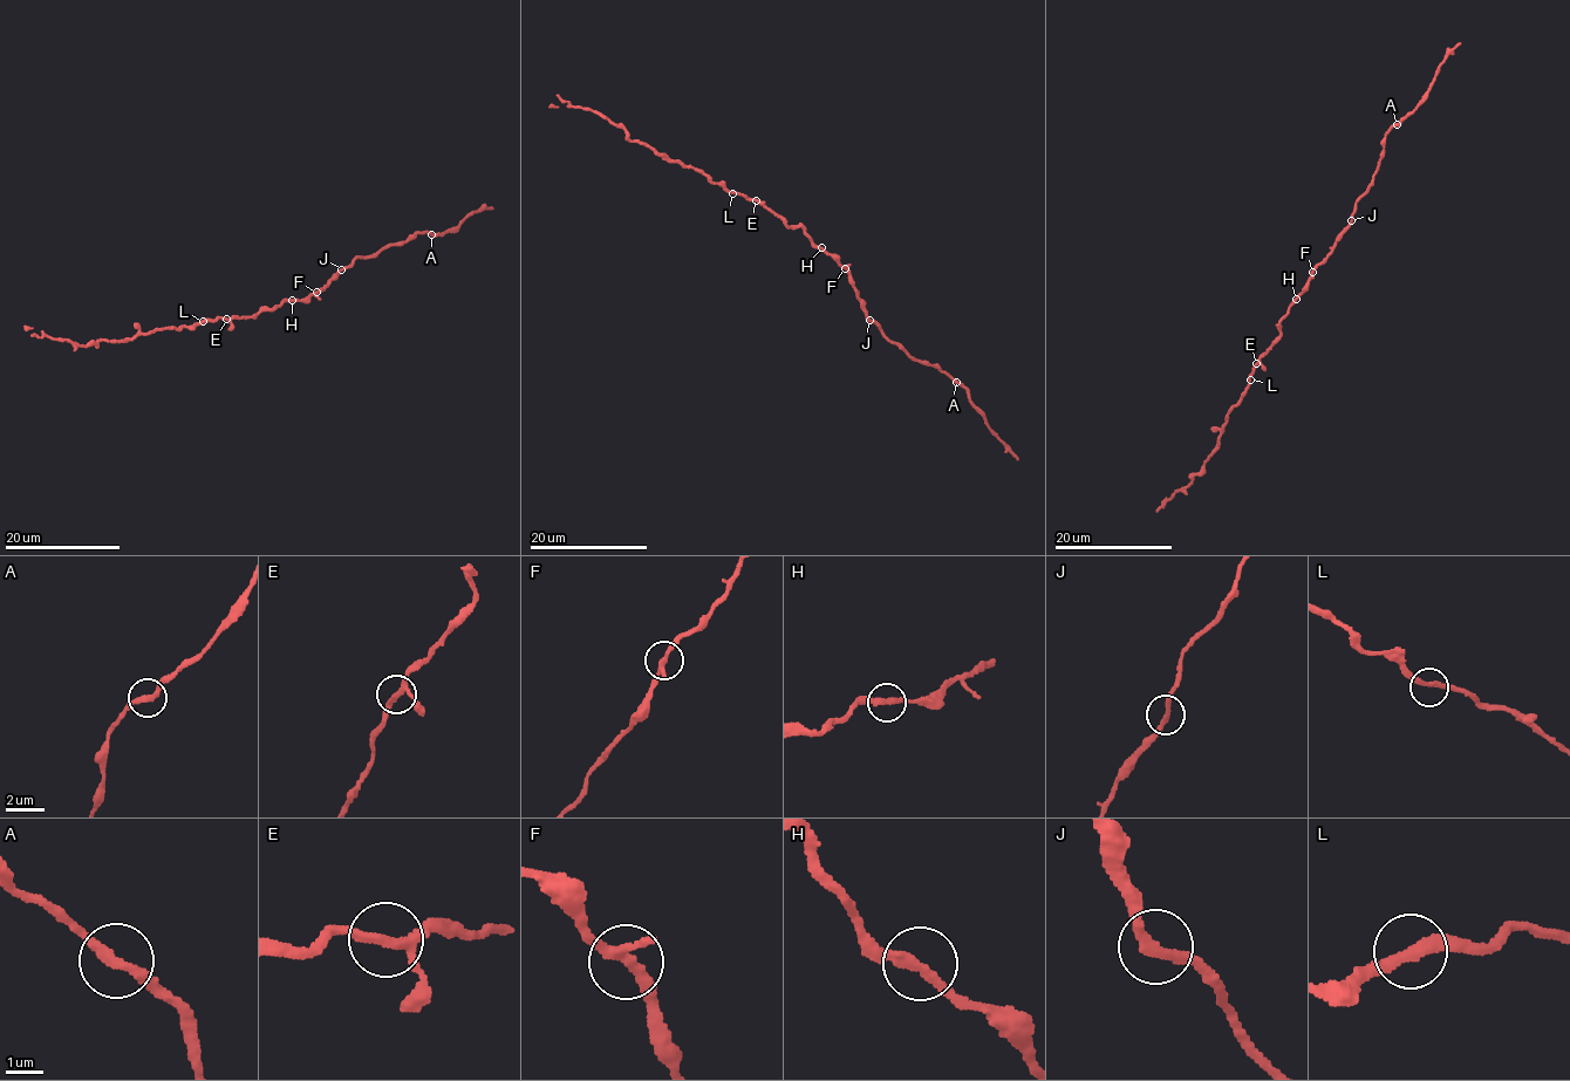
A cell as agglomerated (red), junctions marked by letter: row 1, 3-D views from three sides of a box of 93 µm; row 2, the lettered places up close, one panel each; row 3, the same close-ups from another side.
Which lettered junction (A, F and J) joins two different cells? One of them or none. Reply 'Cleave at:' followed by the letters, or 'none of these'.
Cleave at: none of these

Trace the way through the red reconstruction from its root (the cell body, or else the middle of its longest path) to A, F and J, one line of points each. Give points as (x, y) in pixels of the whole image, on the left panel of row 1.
A: (286, 301), (304, 300), (312, 295), (359, 257), (401, 245), (417, 233), (431, 234)
F: (286, 301), (304, 300), (316, 292)
J: (286, 301), (304, 300), (326, 287), (341, 269)

